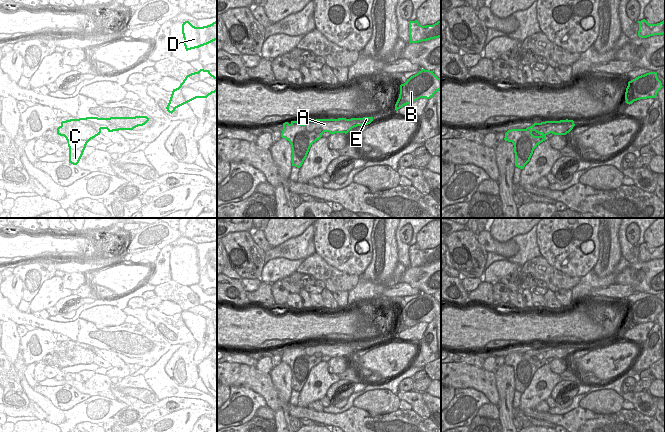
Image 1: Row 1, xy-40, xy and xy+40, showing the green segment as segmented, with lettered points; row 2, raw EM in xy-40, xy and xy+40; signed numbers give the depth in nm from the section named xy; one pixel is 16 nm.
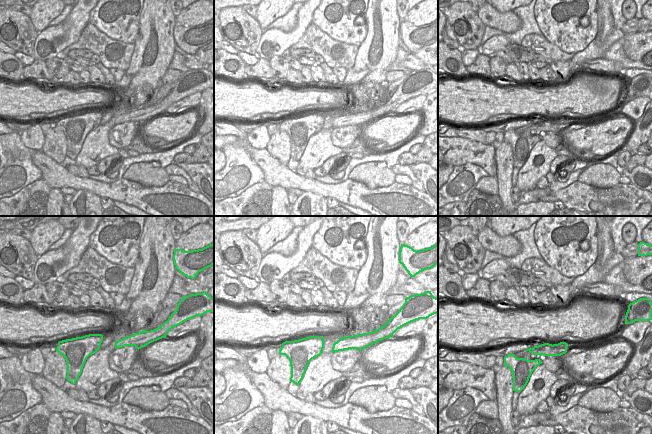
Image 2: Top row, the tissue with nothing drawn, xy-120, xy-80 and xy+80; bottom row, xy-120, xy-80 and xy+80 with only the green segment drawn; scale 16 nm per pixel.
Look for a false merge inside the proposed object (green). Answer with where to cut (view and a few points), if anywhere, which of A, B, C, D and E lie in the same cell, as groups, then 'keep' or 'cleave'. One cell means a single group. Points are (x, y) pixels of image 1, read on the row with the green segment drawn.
xy (318, 119), (318, 127), (322, 133) | A B E / C D | cleave

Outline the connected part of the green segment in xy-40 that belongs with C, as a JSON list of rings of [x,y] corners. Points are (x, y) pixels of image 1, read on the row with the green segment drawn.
[[[86,117],[62,121],[57,134],[64,136],[69,147],[69,163],[77,165],[83,155],[87,143],[100,135],[102,127],[100,118]]]

